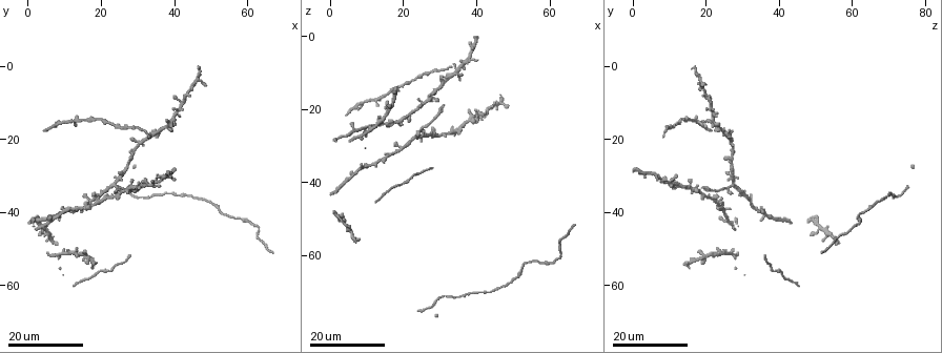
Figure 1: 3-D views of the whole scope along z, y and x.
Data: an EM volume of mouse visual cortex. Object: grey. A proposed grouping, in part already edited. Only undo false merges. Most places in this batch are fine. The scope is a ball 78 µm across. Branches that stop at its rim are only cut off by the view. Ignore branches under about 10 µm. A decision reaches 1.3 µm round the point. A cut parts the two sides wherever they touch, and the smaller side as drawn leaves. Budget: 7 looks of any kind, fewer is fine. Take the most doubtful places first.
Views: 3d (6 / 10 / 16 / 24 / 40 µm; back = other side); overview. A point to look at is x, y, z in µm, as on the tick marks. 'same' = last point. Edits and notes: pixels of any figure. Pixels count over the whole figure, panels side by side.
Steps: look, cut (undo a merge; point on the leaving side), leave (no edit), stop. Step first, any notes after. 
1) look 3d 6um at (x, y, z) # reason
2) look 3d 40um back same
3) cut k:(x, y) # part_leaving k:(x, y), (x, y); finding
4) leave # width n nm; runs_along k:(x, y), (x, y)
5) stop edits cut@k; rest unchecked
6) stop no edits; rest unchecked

look 3d 24um at (27.5, 33.5, 16.5) # three-way junction

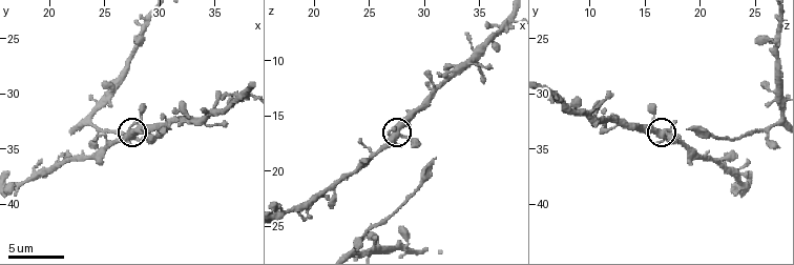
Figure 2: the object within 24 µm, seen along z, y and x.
look 3d 6um at (27.6, 33.6, 16.2) # closer look

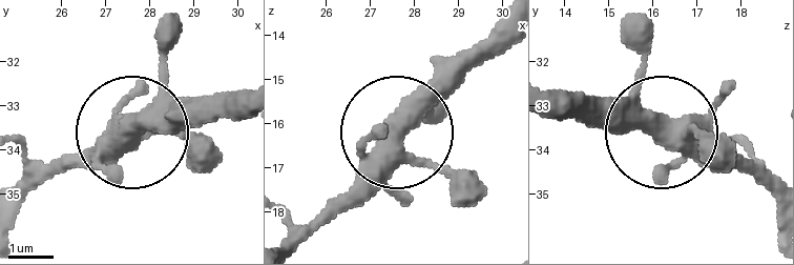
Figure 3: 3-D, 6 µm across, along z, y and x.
leave # arms 3; one cell here

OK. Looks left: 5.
look 3d 10um at (37.0, 30.0, 6.8) # looks like a crossing

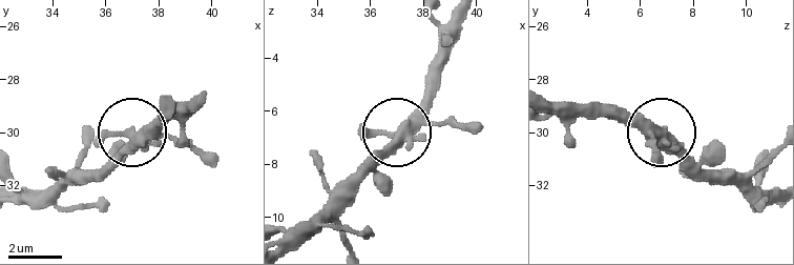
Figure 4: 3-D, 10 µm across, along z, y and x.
look 3d 6um at (36.9, 30.1, 6.9) # closer look

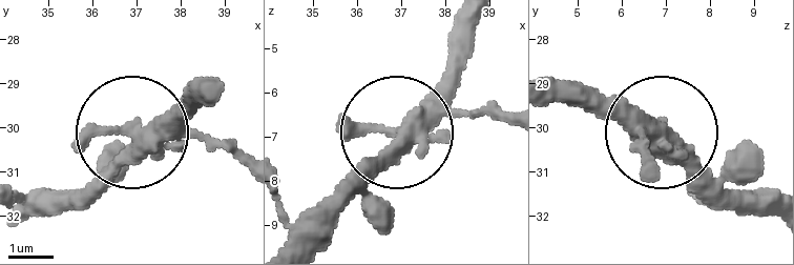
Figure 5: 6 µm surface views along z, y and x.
leave # runs_along 5:(288, 240), (464, 52); one cell here

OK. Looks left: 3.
look 3d 16um at (23.0, 32.5, 27.5)

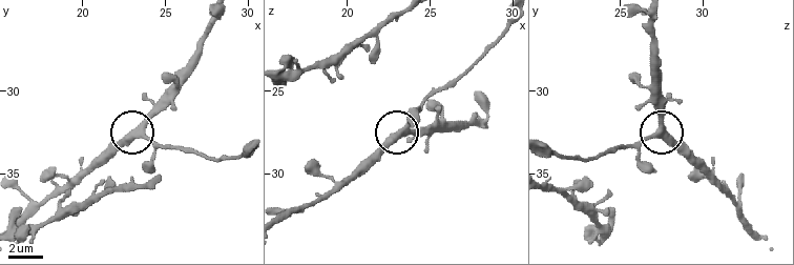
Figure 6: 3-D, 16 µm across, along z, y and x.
look 3d 6um at (23.6, 32.4, 27.4)

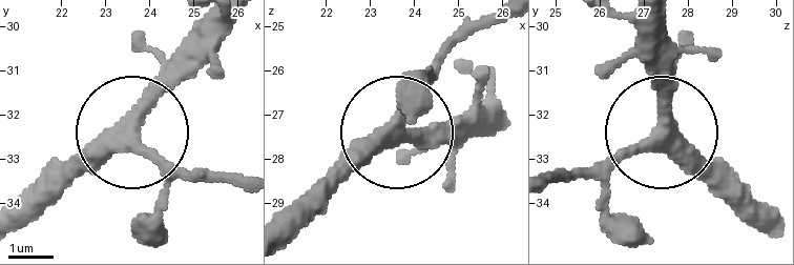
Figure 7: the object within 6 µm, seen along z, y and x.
leave # arms 3; runs_along 7:(287, 224), (396, 138), (486, 138); continuous, no second cell

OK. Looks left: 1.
stop no edits; rest unchecked

